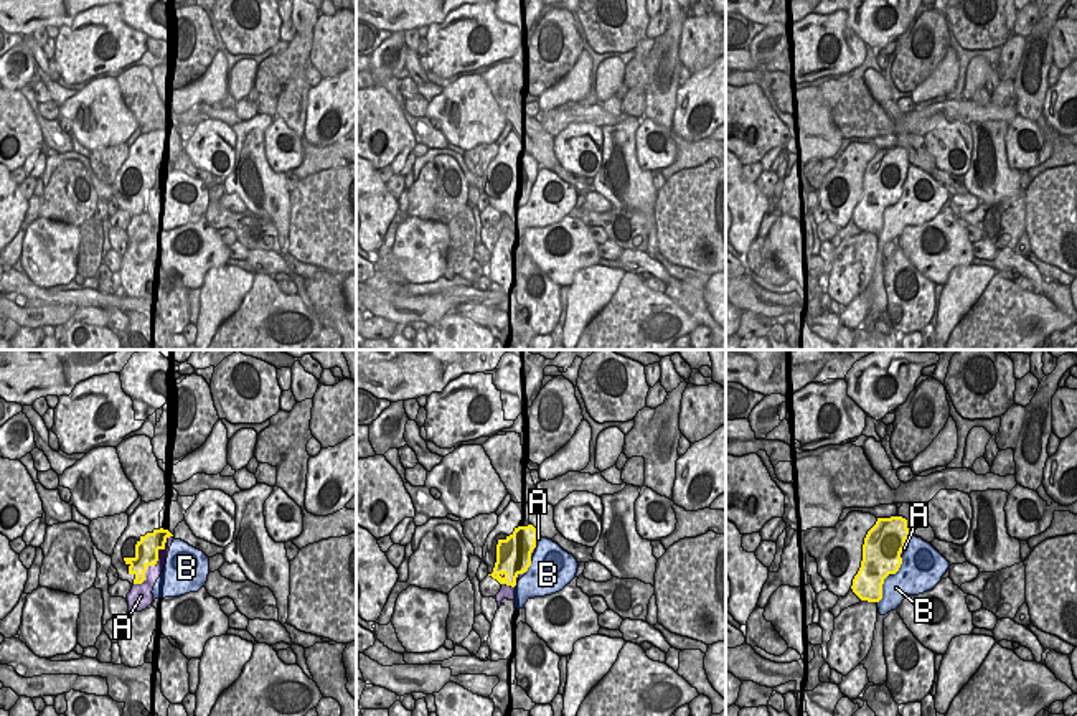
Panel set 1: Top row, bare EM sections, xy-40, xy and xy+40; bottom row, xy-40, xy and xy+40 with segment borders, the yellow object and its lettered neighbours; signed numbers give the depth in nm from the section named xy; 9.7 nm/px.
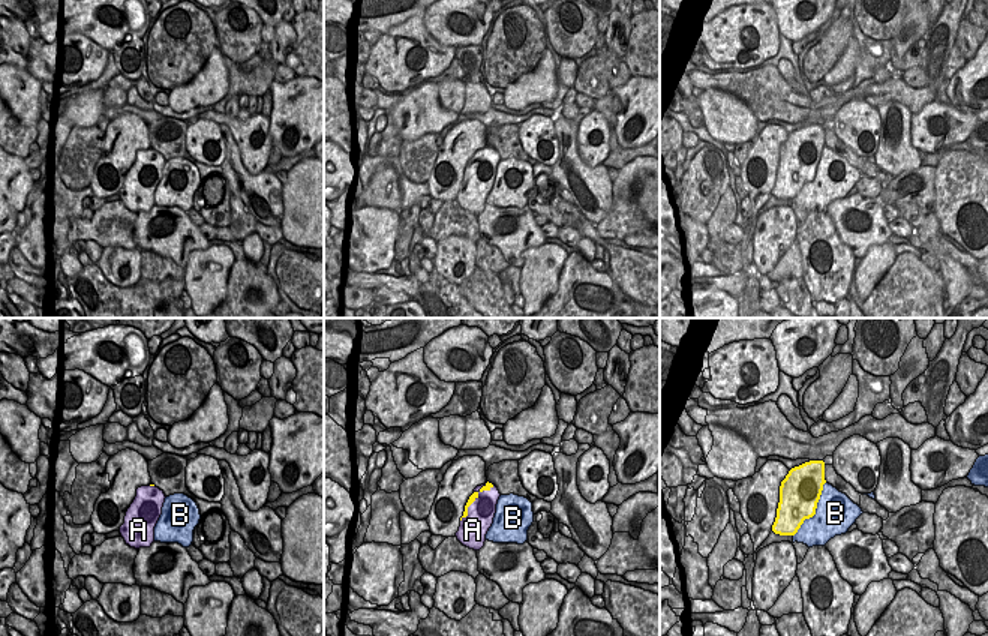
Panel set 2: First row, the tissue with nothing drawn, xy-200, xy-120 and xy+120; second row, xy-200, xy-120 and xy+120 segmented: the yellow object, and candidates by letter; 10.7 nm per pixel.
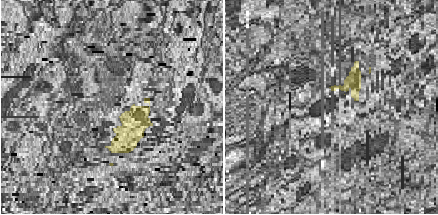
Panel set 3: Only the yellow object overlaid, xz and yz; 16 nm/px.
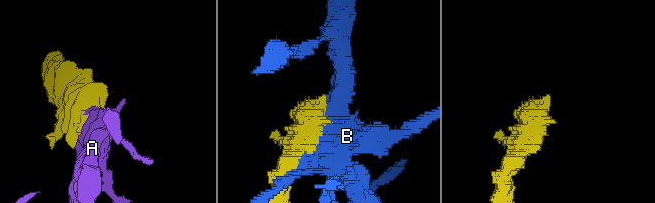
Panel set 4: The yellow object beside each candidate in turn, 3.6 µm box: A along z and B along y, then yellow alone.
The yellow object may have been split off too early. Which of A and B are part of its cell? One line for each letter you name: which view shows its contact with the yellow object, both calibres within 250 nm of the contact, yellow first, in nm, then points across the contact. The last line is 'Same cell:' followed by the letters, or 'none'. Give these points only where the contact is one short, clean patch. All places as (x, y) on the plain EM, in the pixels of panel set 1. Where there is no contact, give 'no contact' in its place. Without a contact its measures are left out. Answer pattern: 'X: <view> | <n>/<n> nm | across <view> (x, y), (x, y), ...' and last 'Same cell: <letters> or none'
A: xy-40 | 220/140 nm
Same cell: A

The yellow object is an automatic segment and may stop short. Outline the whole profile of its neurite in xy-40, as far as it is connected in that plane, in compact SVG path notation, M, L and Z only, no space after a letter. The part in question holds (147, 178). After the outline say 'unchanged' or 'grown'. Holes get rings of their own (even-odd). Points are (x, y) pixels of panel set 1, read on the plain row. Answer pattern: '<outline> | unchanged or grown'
M153 160L135 175L135 186L124 188L129 205L134 205L134 216L127 224L129 243L142 243L153 233L153 216L165 200L173 165L168 160Z | grown

